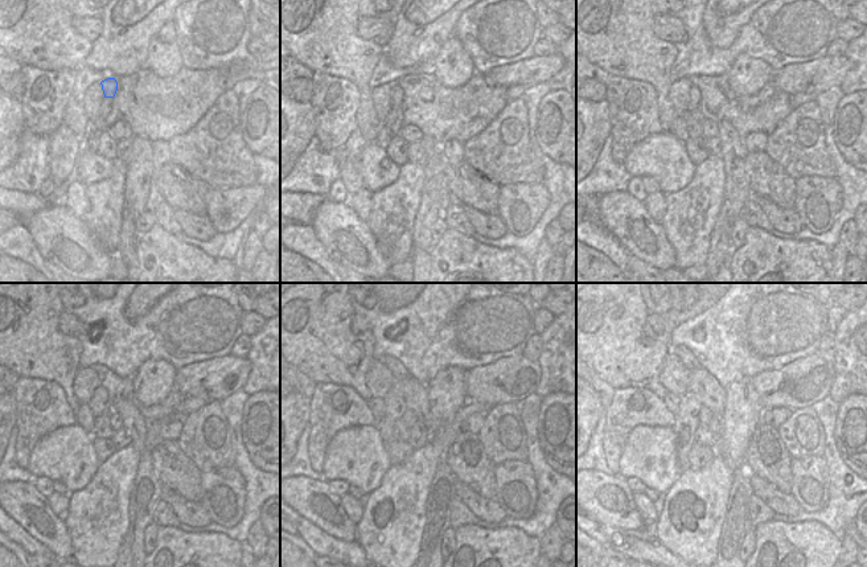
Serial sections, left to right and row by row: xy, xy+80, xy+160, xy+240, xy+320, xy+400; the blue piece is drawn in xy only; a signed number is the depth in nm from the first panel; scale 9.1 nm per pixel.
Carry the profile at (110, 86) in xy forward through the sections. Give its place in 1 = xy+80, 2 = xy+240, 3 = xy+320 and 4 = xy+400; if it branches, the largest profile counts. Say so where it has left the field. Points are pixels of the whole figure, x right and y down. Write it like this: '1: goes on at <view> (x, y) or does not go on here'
1: goes on at xy+80 (397, 91)
2: goes on at xy+240 (99, 403)
3: goes on at xy+320 (394, 402)
4: goes on at xy+400 (686, 418)

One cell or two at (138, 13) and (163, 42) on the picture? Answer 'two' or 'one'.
two

